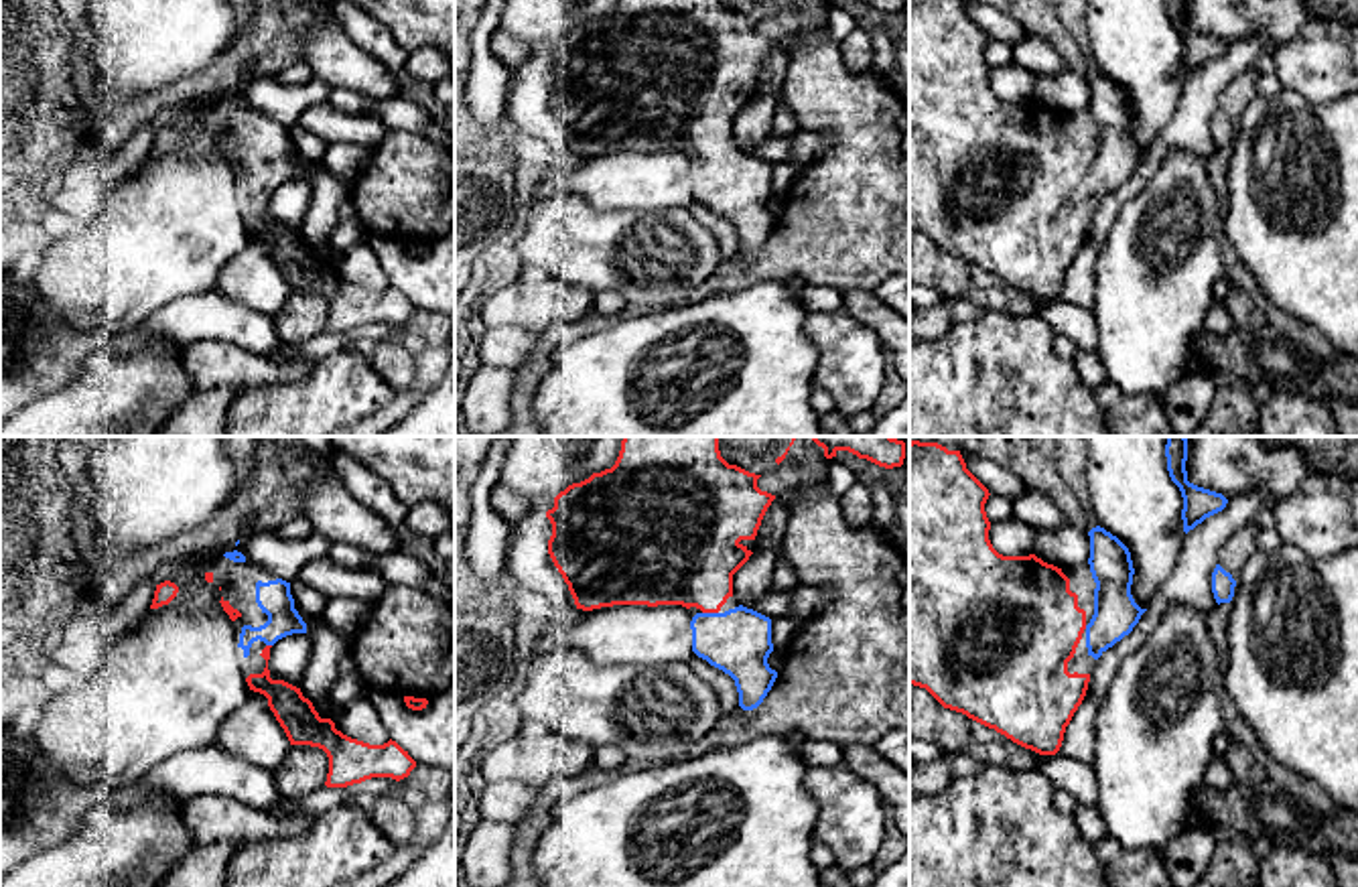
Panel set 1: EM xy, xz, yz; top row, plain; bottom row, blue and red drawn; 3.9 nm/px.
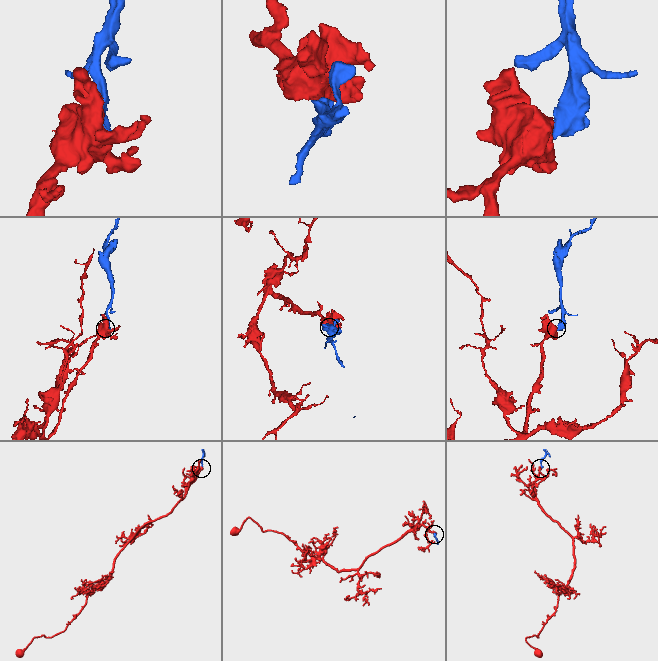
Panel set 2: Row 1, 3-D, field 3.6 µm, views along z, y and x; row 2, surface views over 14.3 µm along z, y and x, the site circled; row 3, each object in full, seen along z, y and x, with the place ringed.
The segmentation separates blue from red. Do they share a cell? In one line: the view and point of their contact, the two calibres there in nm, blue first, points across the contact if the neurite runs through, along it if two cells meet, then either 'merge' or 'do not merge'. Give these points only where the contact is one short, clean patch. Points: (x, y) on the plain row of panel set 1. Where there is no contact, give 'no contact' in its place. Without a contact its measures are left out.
meets blue in xz at (711, 159); 260 nm thick on the blue side, 380 nm on the other; runs through xz (737, 187), (711, 159), (707, 128), (687, 102); merge

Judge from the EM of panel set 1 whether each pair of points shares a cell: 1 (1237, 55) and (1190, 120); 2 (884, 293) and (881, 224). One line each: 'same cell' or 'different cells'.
1: same cell
2: different cells

